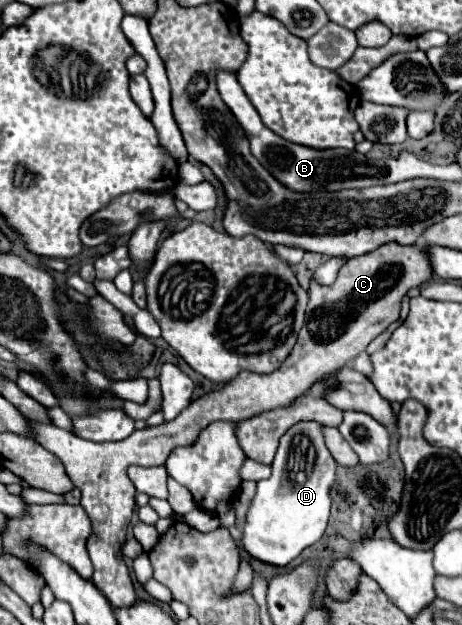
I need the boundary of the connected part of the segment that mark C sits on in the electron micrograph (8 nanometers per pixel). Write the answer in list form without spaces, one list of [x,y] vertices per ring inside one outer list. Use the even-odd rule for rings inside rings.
[[[388,242],[364,256],[356,256],[346,262],[334,284],[324,286],[314,278],[310,280],[310,302],[306,308],[306,322],[298,334],[294,352],[284,360],[282,368],[270,374],[242,372],[222,390],[204,394],[190,402],[174,420],[158,426],[146,426],[132,432],[120,442],[90,442],[74,436],[54,424],[32,422],[32,430],[40,446],[56,454],[74,486],[82,490],[82,508],[90,516],[92,534],[88,540],[88,554],[94,564],[94,584],[116,608],[130,606],[136,600],[132,578],[124,562],[122,546],[126,542],[126,530],[134,512],[136,488],[128,478],[130,464],[164,464],[166,456],[182,444],[190,444],[198,432],[214,420],[246,420],[250,416],[288,406],[292,400],[302,396],[310,384],[322,380],[330,372],[346,366],[352,358],[366,350],[366,346],[382,334],[392,322],[400,318],[402,298],[410,288],[418,288],[432,278],[432,264],[424,242],[402,246]]]

